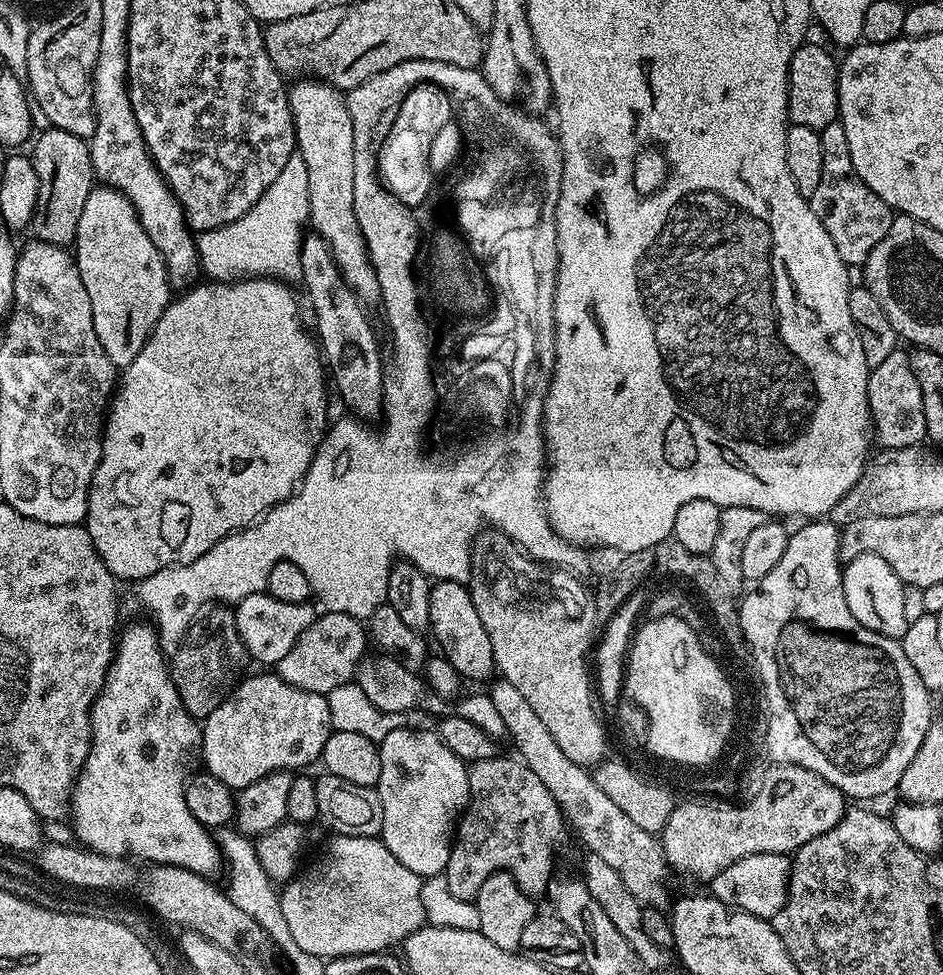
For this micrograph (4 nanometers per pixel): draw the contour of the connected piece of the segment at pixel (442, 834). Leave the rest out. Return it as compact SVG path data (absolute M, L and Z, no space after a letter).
M405 726L386 734L386 738L379 741L379 746L380 757L382 758L382 774L378 785L380 801L382 802L382 826L380 827L379 839L383 840L386 850L390 850L390 854L394 854L394 858L398 858L398 862L402 862L402 866L406 866L406 870L414 870L414 874L418 874L421 878L443 873L446 862L450 862L450 850L452 849L456 825L464 809L468 806L468 764L459 760L454 754L454 750L450 750L450 746L443 744L435 731L415 732L411 726Z

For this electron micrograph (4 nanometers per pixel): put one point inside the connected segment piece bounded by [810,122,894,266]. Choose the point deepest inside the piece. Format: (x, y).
(856, 219)

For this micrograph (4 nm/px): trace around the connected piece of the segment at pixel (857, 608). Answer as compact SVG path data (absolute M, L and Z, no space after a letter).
M863 552L858 554L843 565L844 593L846 594L846 606L850 606L850 614L862 622L870 630L874 630L883 636L889 636L891 640L904 639L908 623L904 617L904 584L890 570L890 562L878 558L878 554Z

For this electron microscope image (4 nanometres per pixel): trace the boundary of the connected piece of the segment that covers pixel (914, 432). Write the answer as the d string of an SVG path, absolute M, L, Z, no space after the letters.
M897 350L890 354L890 358L885 358L878 362L878 366L868 373L868 405L872 415L872 426L874 429L874 440L880 448L894 449L904 447L914 447L919 445L926 436L926 418L924 417L924 407L922 406L922 386L918 386L918 378L914 378L912 361L909 353Z

